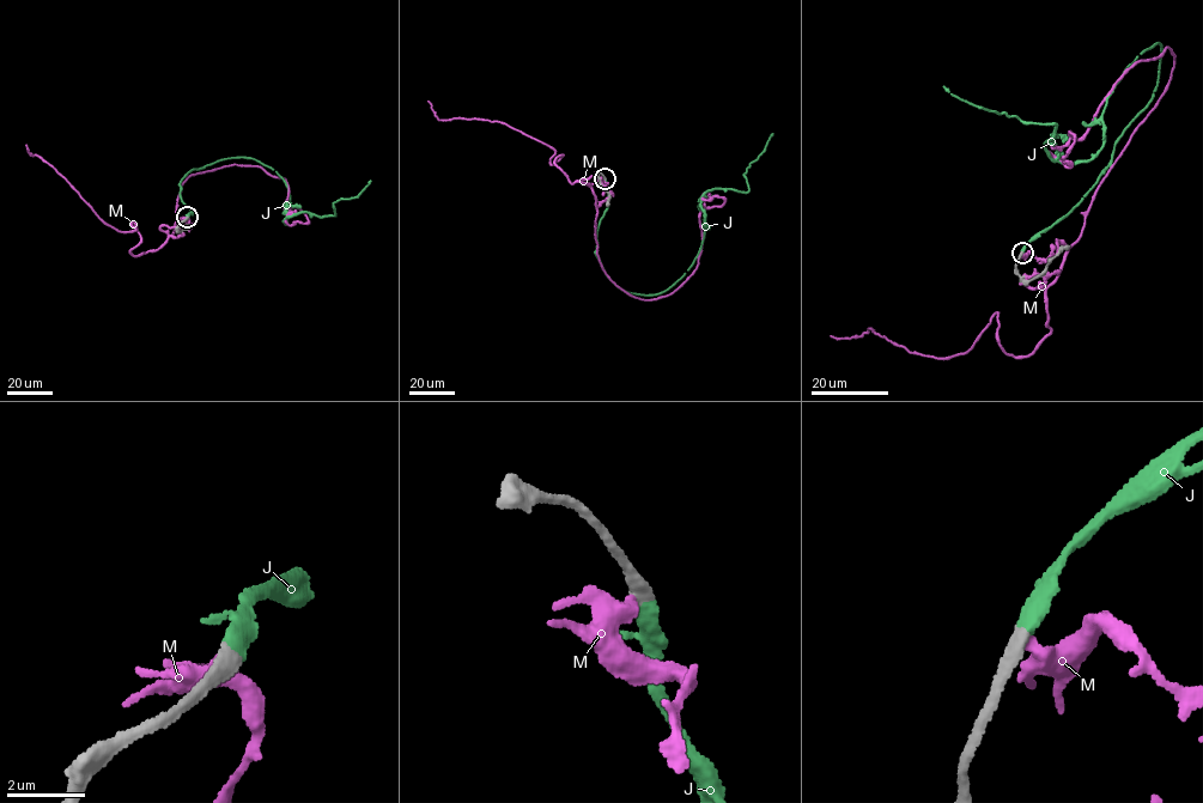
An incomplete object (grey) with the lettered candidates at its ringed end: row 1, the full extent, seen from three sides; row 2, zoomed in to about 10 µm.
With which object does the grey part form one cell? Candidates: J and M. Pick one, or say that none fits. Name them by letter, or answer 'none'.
J

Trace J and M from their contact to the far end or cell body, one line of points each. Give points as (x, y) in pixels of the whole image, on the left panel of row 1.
J: (187, 217), (180, 181), (225, 159), (277, 172), (285, 224), (334, 216), (370, 181)
M: (187, 218), (187, 177), (231, 165), (284, 178), (285, 208), (308, 221), (287, 224), (292, 211)

